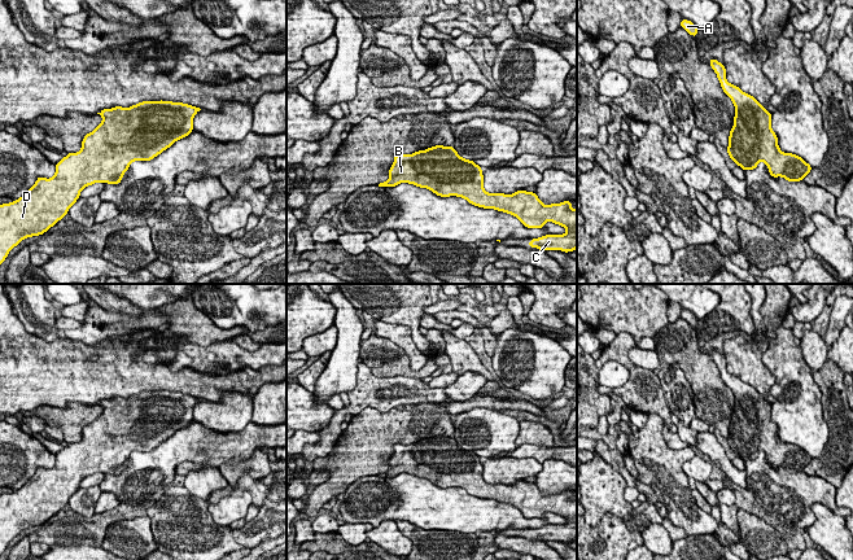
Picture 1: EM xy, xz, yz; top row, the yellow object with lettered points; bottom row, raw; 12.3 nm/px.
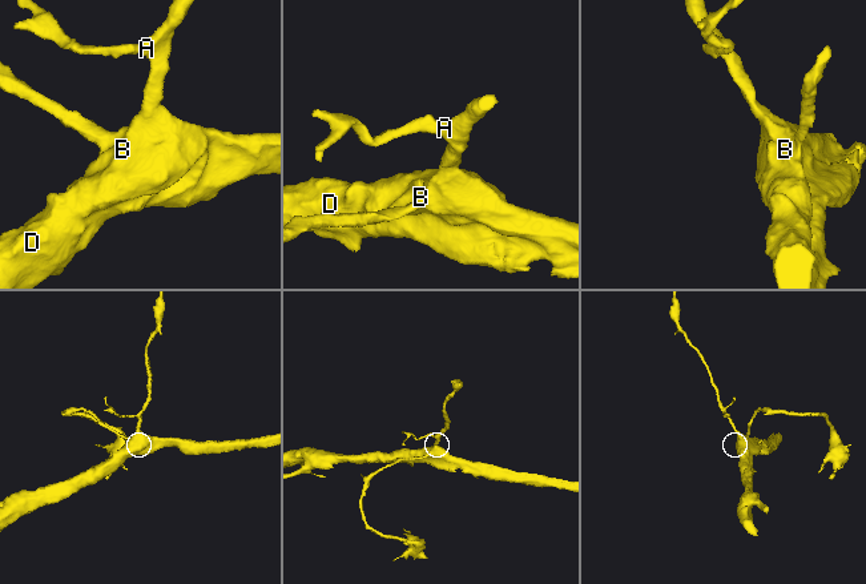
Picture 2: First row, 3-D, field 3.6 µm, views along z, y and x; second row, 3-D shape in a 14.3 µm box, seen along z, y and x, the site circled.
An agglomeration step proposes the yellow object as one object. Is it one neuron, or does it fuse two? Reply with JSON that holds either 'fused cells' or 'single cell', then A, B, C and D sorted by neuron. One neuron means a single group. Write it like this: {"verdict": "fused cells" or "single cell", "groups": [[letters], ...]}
{"verdict": "single cell", "groups": [["A", "B", "C", "D"]]}

